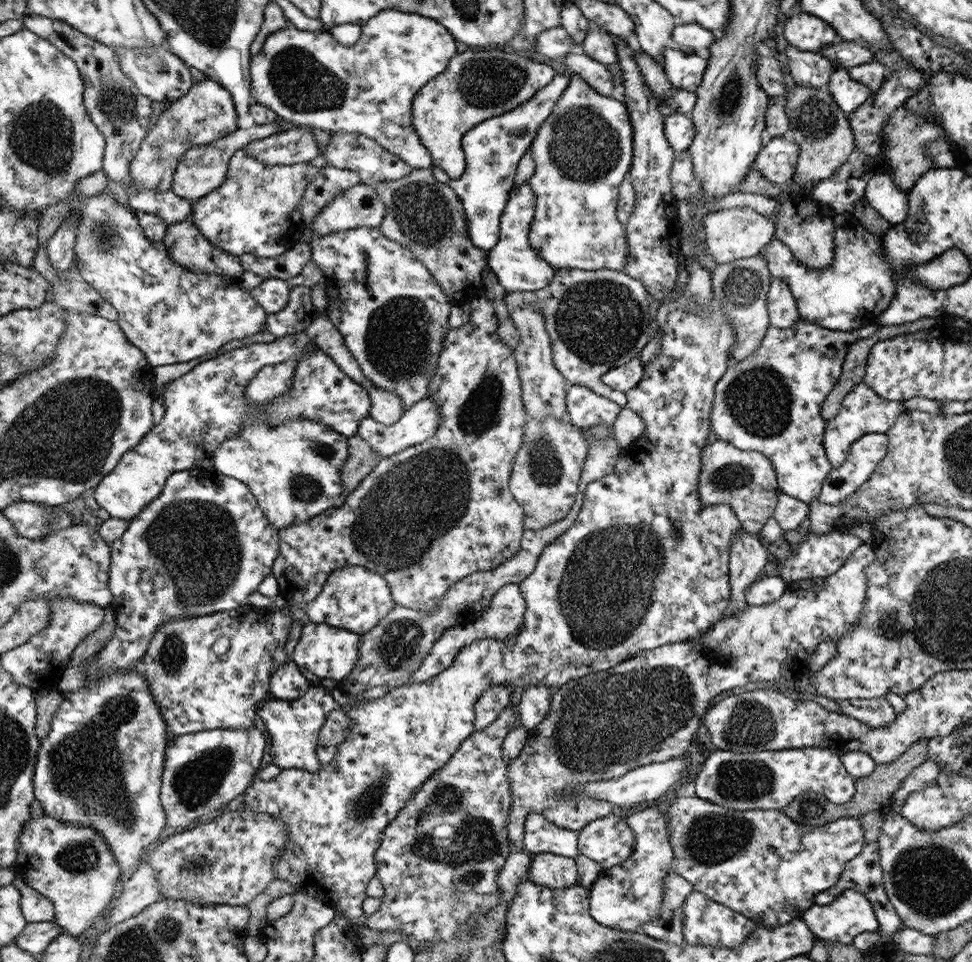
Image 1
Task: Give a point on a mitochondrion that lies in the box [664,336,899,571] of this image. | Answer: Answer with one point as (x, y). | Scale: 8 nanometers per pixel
(760, 399)

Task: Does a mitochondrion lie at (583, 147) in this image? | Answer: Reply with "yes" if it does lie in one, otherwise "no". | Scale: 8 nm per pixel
yes

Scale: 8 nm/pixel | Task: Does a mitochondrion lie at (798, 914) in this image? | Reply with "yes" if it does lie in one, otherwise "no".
no

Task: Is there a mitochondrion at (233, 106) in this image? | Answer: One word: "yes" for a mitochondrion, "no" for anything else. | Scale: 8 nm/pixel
no

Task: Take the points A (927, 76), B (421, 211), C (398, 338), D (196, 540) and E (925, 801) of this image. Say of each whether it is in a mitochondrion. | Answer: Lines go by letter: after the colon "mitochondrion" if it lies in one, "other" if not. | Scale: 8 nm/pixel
A: other
B: mitochondrion
C: mitochondrion
D: mitochondrion
E: other

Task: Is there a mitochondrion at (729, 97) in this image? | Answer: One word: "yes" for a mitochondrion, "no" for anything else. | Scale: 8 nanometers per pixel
yes

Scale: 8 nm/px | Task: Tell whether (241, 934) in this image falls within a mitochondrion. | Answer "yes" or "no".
no

